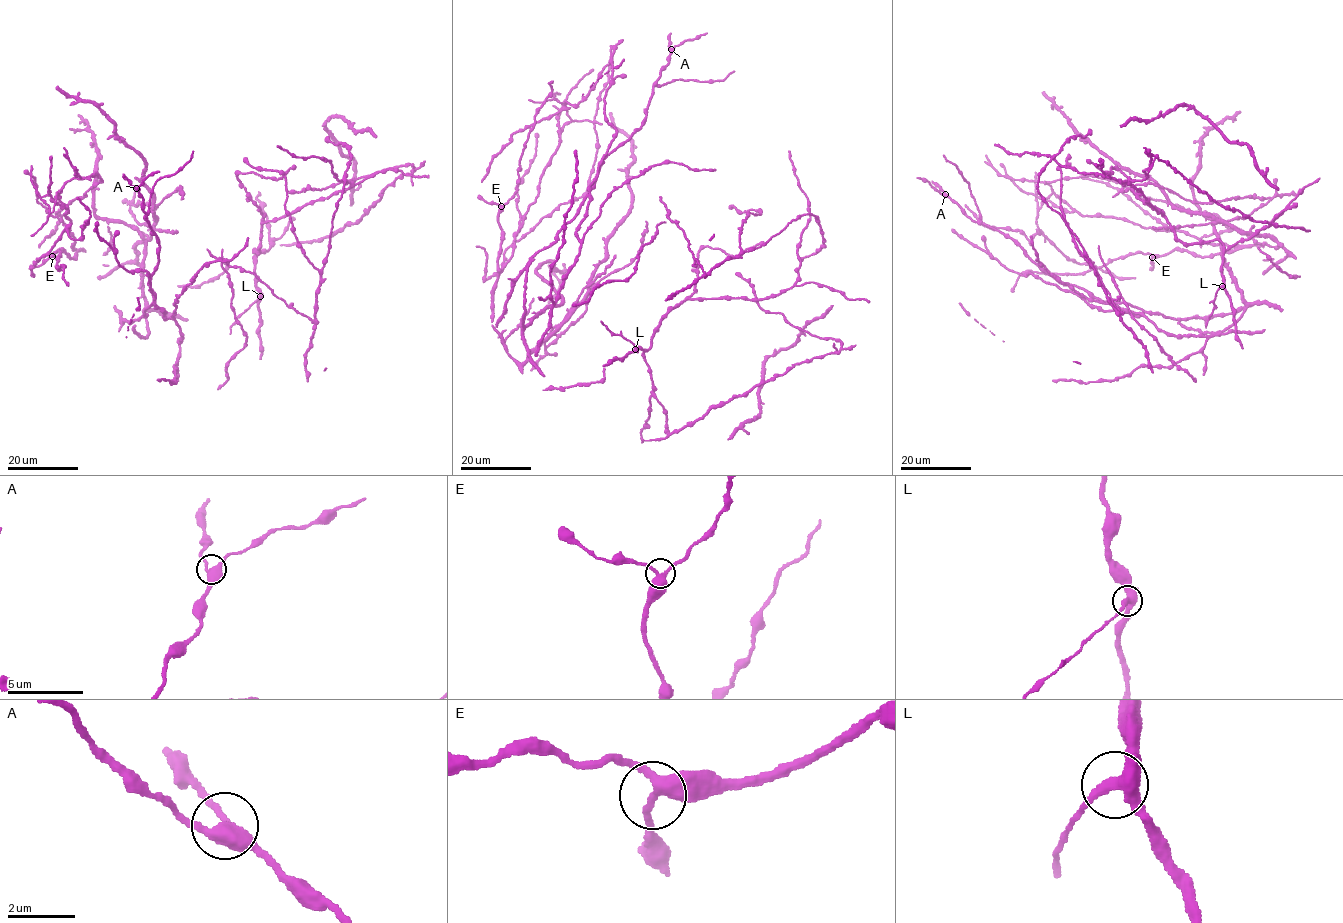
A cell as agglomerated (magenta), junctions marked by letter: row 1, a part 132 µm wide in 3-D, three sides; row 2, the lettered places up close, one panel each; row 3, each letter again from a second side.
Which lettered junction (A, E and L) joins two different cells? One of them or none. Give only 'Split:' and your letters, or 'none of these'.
Split: L

